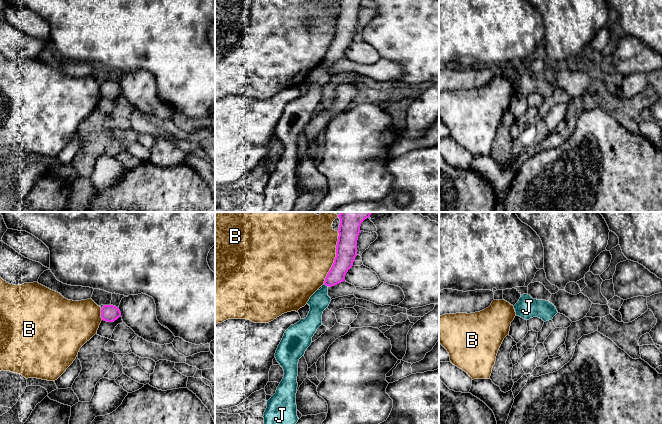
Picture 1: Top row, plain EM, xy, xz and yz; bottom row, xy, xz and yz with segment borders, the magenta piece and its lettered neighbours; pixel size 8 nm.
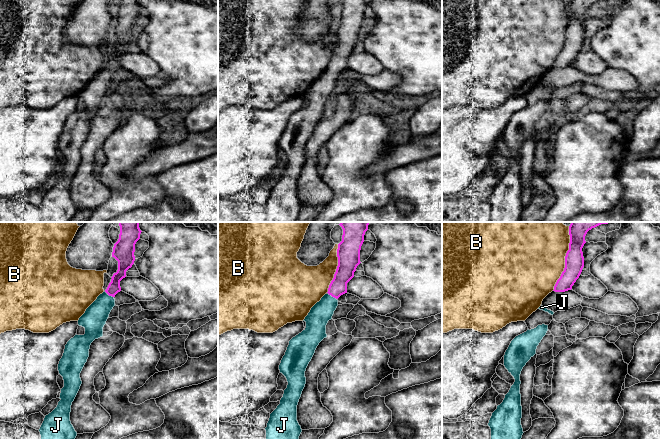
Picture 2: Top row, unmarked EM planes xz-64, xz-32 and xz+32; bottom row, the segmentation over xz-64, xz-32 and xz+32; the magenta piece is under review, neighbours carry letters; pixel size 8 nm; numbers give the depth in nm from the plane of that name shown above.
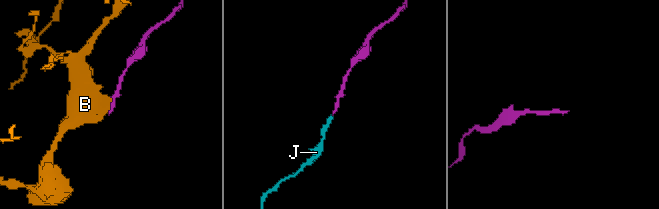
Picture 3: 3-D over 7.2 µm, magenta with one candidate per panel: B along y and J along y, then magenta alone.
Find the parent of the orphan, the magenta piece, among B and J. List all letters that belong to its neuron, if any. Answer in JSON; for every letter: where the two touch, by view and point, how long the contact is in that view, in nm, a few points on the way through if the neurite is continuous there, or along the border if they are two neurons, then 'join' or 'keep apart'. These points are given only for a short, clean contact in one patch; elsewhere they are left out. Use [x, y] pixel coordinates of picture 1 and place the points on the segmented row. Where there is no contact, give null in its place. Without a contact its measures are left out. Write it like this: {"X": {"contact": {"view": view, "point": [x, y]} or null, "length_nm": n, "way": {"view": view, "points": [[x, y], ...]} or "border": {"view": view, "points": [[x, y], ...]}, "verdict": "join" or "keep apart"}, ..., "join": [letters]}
{"B": {"contact": {"view": "xz", "point": [335, 257]}, "length_nm": 440, "verdict": "keep apart"}, "J": {"contact": {"view": "xz", "point": [325, 284]}, "length_nm": 40, "way": {"view": "xz", "points": [[343, 261], [338, 271], [325, 284], [319, 301]]}, "verdict": "join"}, "join": ["J"]}

